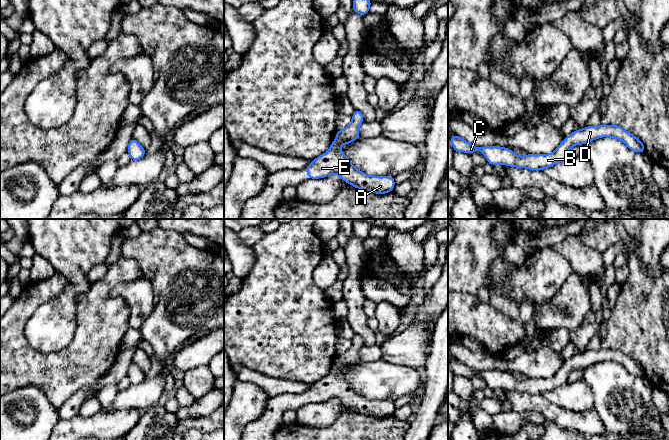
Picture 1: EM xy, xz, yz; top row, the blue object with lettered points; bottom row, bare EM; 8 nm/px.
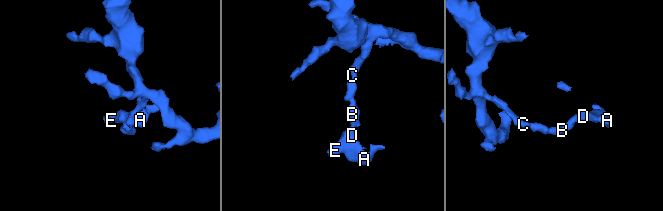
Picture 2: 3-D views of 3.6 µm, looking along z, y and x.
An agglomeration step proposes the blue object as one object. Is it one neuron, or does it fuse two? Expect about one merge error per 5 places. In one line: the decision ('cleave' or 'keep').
keep

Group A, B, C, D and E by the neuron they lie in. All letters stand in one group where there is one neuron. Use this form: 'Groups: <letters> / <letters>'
Groups: A B C D E

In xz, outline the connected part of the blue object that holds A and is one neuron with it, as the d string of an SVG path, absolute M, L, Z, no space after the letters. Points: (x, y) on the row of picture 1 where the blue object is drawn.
M355 109L352 122L344 129L336 131L336 140L330 145L330 149L316 159L312 160L305 169L310 179L324 178L332 174L338 174L341 179L355 188L385 194L392 192L395 187L394 177L371 176L356 169L350 159L339 148L360 137L359 126L364 122L361 111Z

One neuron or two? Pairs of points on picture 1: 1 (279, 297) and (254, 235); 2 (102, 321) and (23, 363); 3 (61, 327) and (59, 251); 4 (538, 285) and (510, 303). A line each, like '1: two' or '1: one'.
1: two
2: one
3: one
4: two

